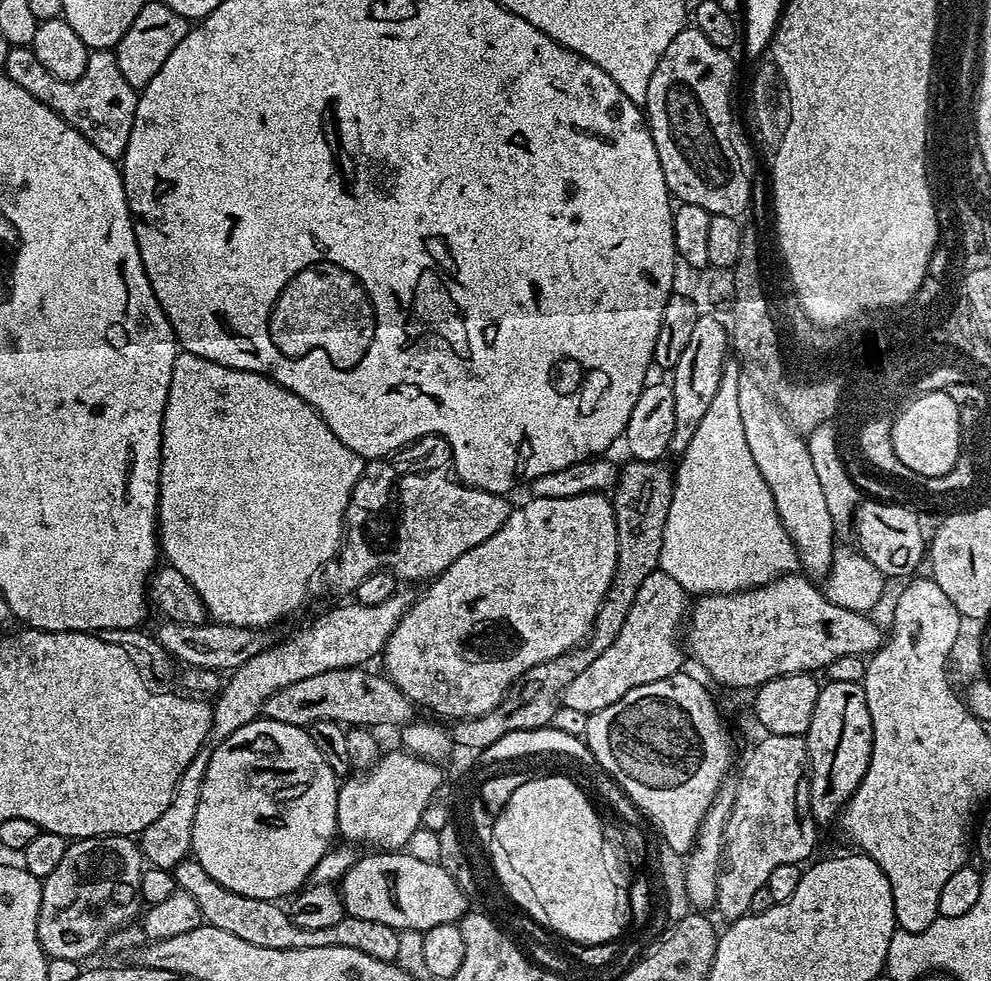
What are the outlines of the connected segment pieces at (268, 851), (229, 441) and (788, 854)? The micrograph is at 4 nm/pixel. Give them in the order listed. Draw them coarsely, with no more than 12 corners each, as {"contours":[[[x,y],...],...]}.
{"contours":[[[308,730],[215,745],[191,855],[283,901],[333,847],[338,777]],[[177,351],[163,559],[267,629],[335,557],[365,459],[270,377]],[[764,734],[724,821],[714,908],[728,922],[777,866],[803,865],[808,741]]]}

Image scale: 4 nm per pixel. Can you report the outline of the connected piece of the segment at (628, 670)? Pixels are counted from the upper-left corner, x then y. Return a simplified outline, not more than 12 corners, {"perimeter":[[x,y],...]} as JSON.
{"perimeter":[[648,575],[563,707],[606,710],[685,667],[689,593]]}

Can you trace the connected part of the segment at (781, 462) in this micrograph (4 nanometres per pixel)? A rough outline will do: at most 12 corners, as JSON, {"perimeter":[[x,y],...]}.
{"perimeter":[[738,382],[746,446],[809,577],[832,527],[807,439],[769,390]]}

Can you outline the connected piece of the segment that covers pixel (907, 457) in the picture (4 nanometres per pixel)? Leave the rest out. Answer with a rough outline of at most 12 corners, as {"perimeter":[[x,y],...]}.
{"perimeter":[[947,396],[900,408],[890,424],[901,469],[916,478],[958,462],[957,408]]}

